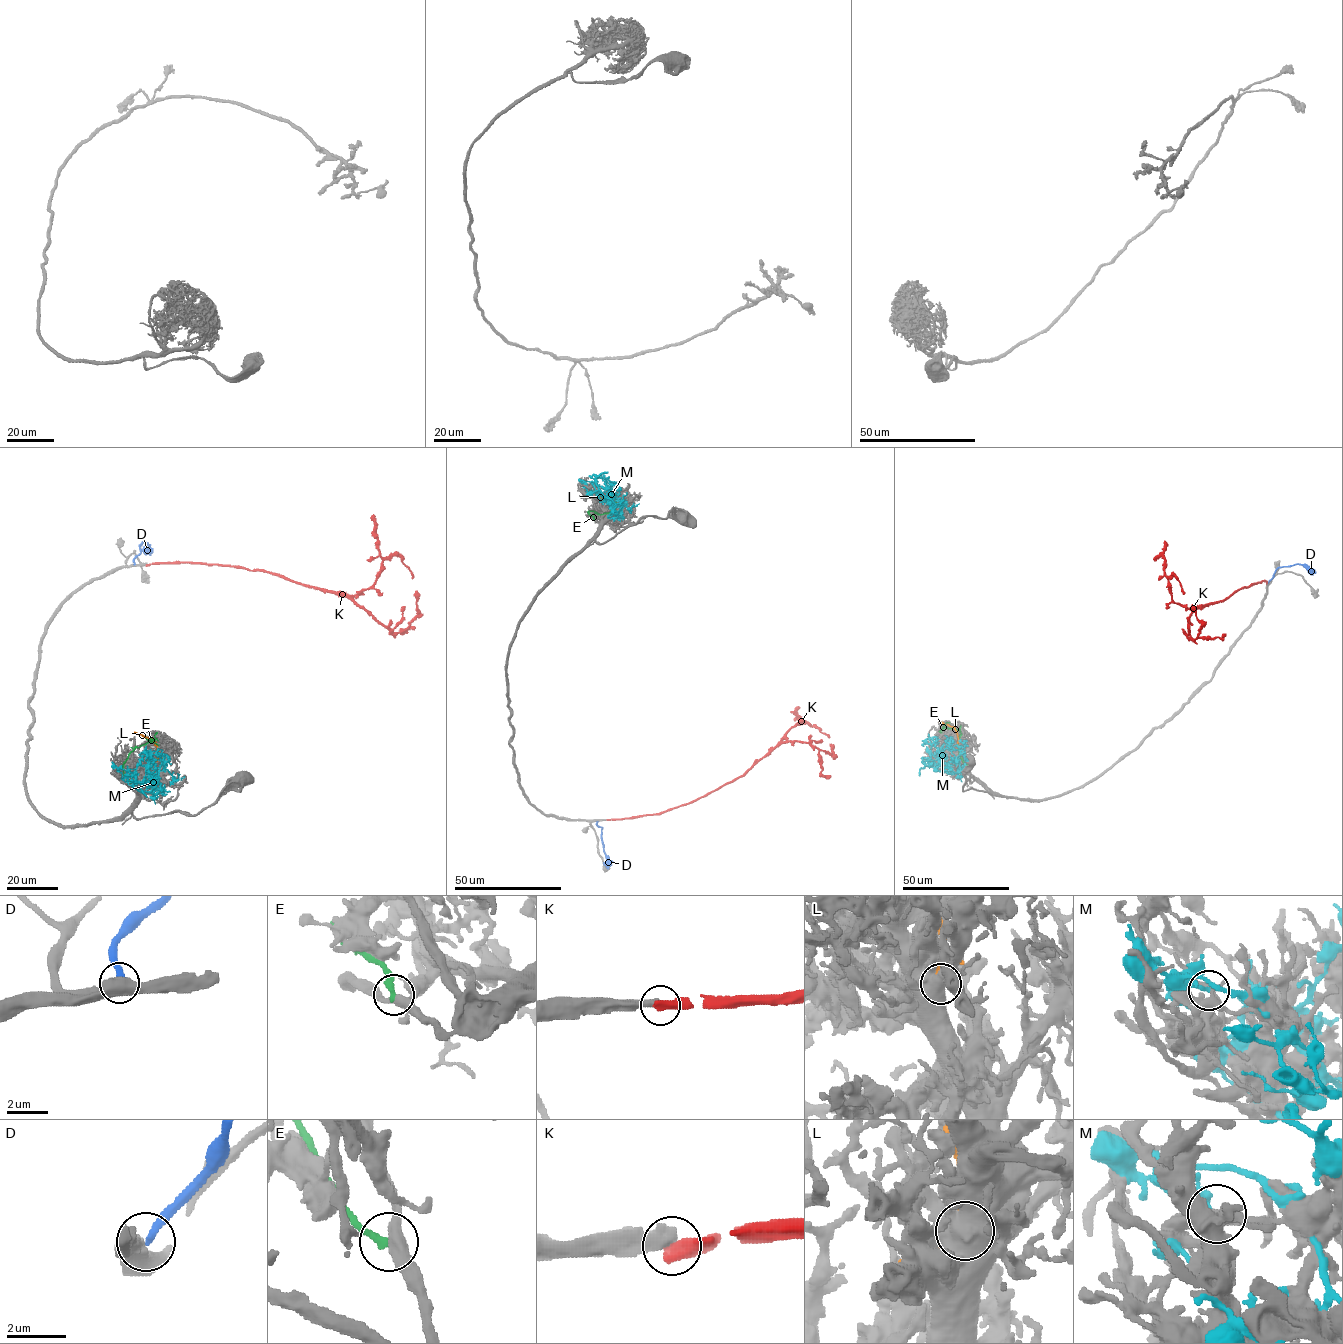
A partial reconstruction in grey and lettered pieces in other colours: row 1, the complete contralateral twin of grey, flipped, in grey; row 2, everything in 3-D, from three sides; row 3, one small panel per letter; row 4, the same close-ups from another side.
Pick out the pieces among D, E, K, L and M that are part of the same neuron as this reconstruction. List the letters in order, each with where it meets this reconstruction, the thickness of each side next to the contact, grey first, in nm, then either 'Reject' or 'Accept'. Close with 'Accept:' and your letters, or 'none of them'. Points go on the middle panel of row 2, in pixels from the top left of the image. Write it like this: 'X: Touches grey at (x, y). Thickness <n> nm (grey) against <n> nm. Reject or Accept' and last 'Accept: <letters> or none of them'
D: Touches grey at (597, 821). Thickness 650 nm (grey) against 300 nm. Accept
E: Touches grey at (594, 519). Thickness 440 nm (grey) against 300 nm. Reject
K: Touches grey at (607, 820). Thickness 500 nm (grey) against 500 nm. Reject
L: Touches grey at (617, 511). Thickness 600 nm (grey) against 240 nm. Reject
M: Touches grey at (587, 484). Thickness 320 nm (grey) against 110 nm. Reject
Accept: D

